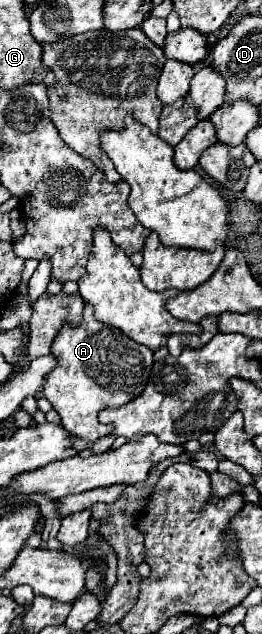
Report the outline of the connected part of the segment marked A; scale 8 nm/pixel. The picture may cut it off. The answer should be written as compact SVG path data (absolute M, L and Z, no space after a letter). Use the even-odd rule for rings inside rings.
M85 303L83 315L85 317L79 327L73 329L63 325L53 341L51 353L57 357L57 367L47 375L43 395L51 401L69 433L85 441L97 441L113 429L111 425L99 423L99 413L103 409L115 409L129 403L147 387L153 367L153 351L135 343L119 329L97 321L89 303Z

